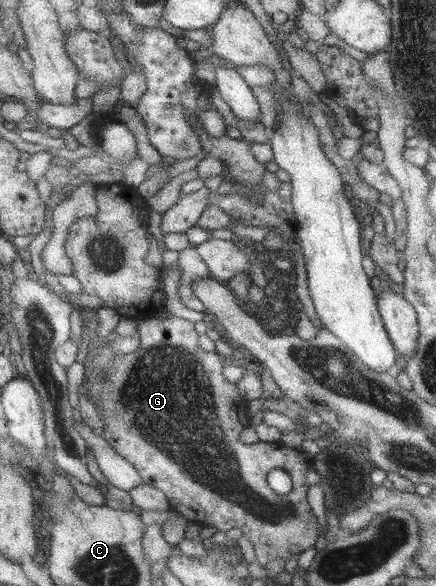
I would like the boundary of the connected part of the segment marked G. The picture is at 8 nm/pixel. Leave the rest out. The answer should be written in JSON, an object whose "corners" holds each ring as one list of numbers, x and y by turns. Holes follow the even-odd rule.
{"corners":[[156,315,146,316,140,320,138,325,138,333,140,334,139,347,128,354,117,355,112,351,111,342,106,340,106,337,96,337,96,332,89,340,88,352,84,361,84,378,85,386,89,388,89,396,101,408,101,414,105,418,105,433,103,437,112,444,112,446,124,456,133,466,136,466,138,472,142,475,144,484,155,486,166,493,168,500,173,509,184,515,188,520,197,523,200,526,213,526,216,532,228,532,232,528,239,528,243,536,249,539,254,546,254,553,257,556,257,561,263,566,268,566,272,560,287,561,298,554,304,552,308,548,312,548,316,544,316,540,320,538,320,526,318,526,318,518,310,508,310,499,308,491,311,486,306,484,306,471,310,472,310,468,315,469,314,458,306,456,300,448,292,448,284,445,281,441,262,442,244,444,240,440,240,434,244,432,244,428,251,426,250,412,248,411,248,403,245,396,241,393,239,386,227,379,223,370,225,369,228,360,226,357,214,352,209,353,202,348,199,341,196,326,191,321,168,316,166,320,158,320],[275,468,286,470,293,478,294,488,290,494,278,494,268,482,268,475]]}

